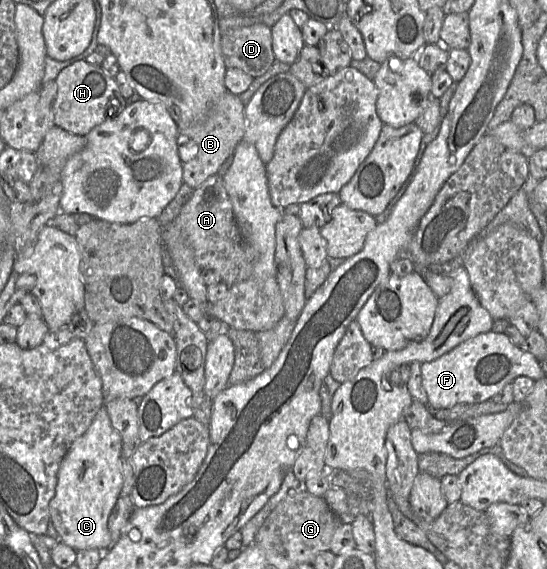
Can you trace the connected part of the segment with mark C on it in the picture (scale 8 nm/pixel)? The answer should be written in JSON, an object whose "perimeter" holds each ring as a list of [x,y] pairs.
{"perimeter":[[[102,406],[87,431],[75,440],[61,462],[56,493],[49,504],[50,521],[58,531],[61,542],[75,550],[96,548],[105,551],[112,547],[108,519],[123,485],[122,445],[120,434],[112,426],[105,406]]]}

